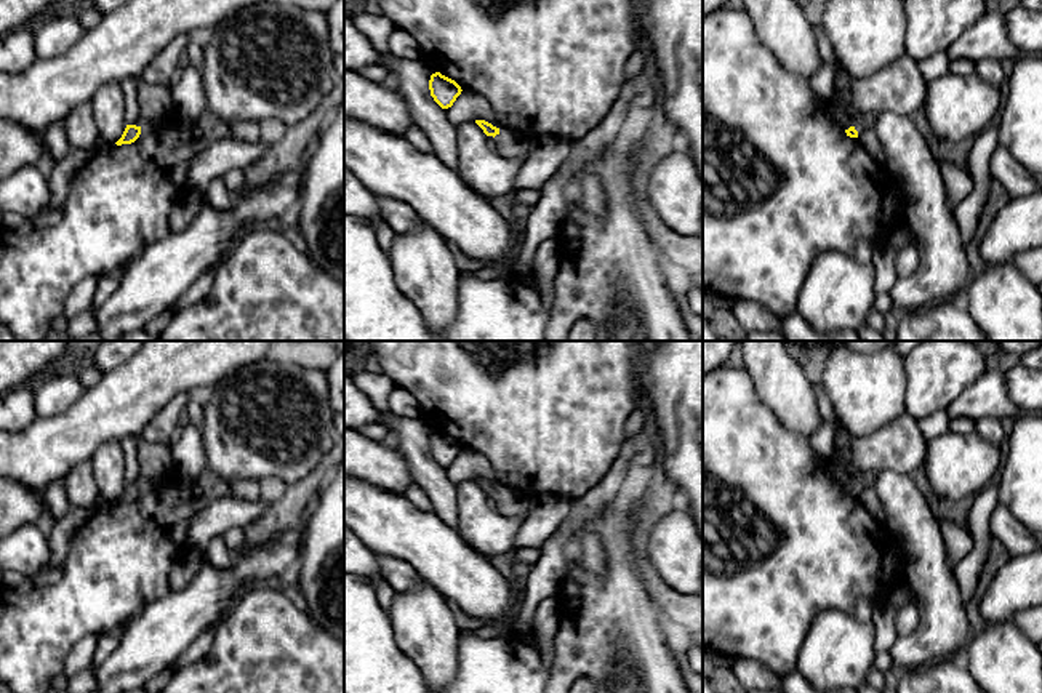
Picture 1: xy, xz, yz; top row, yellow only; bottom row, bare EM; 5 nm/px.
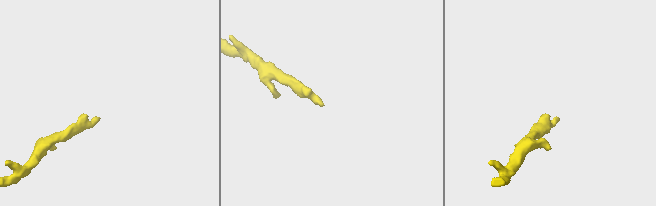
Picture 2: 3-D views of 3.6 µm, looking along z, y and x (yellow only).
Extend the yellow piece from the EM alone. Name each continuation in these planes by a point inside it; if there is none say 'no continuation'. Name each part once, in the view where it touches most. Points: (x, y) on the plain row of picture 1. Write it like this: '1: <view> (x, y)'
1: xz (508, 504)

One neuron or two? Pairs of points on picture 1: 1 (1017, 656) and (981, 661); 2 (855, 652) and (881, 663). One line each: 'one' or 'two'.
1: one
2: two

